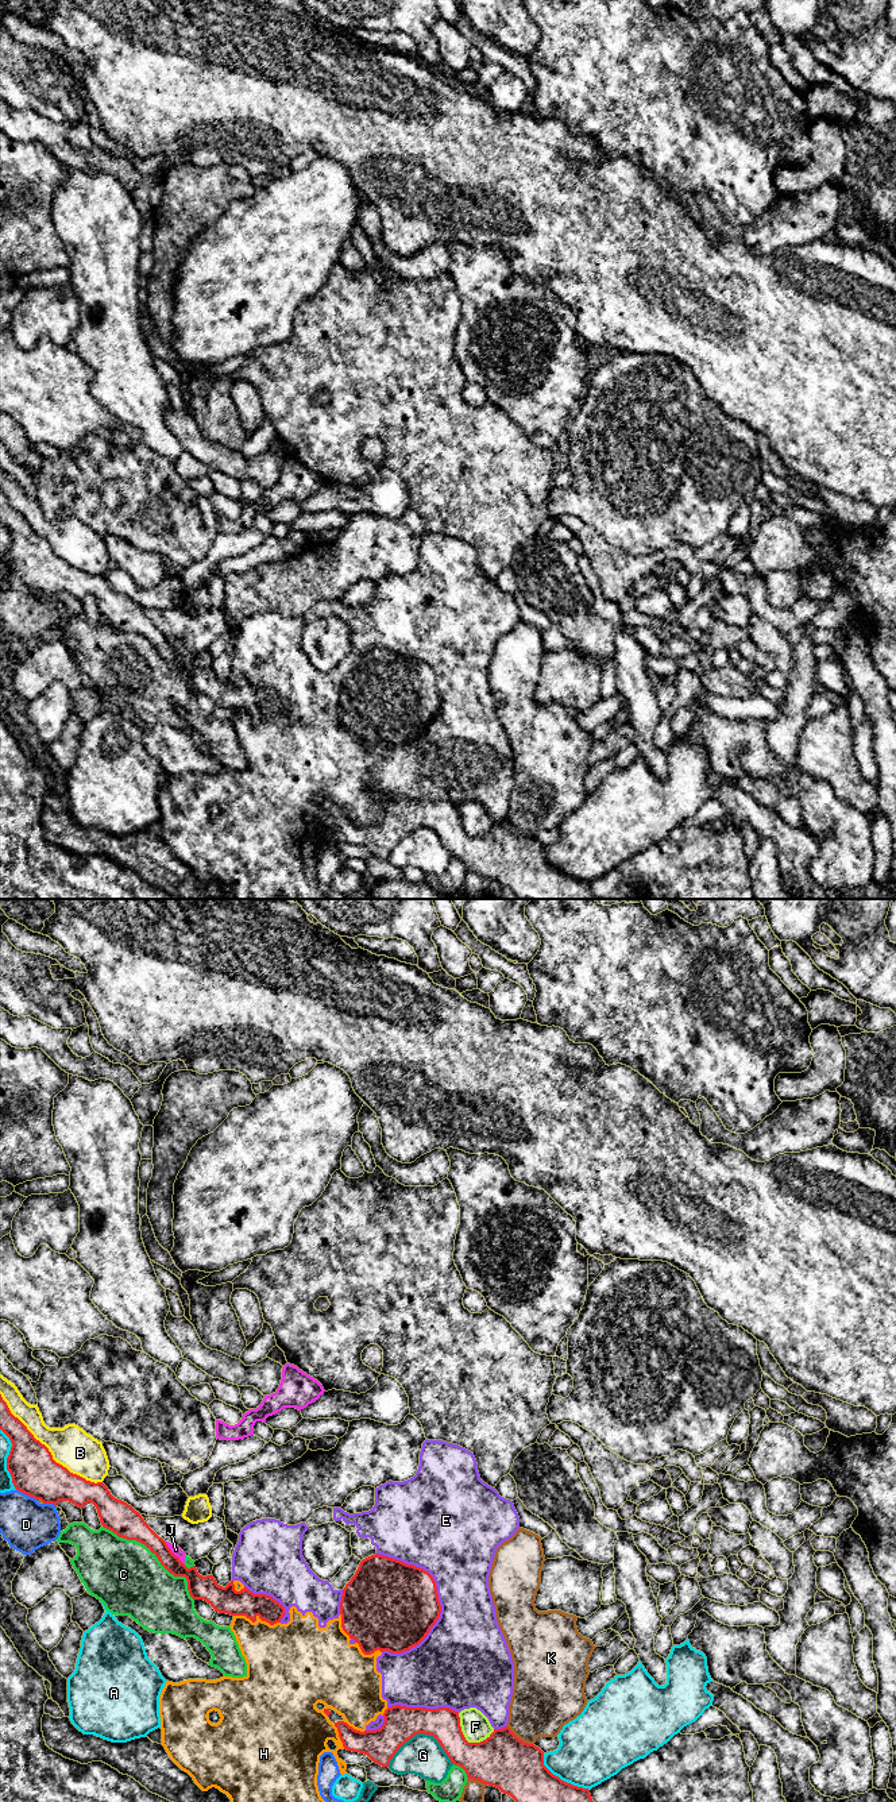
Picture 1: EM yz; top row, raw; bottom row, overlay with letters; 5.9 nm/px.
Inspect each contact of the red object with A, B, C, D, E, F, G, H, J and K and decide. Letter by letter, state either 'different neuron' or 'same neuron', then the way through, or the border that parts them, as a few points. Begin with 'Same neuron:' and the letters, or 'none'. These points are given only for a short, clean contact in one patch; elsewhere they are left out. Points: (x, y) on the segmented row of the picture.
Same neuron: none
A: different neuron
B: different neuron
C: different neuron
D: different neuron
E: different neuron
F: different neuron
G: different neuron
H: different neuron
J: different neuron; border along yz (165, 1542), (184, 1565)
K: different neuron

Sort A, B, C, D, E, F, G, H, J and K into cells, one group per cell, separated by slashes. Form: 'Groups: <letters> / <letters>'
Groups: A / B / C J / D / E H / F / G / K

